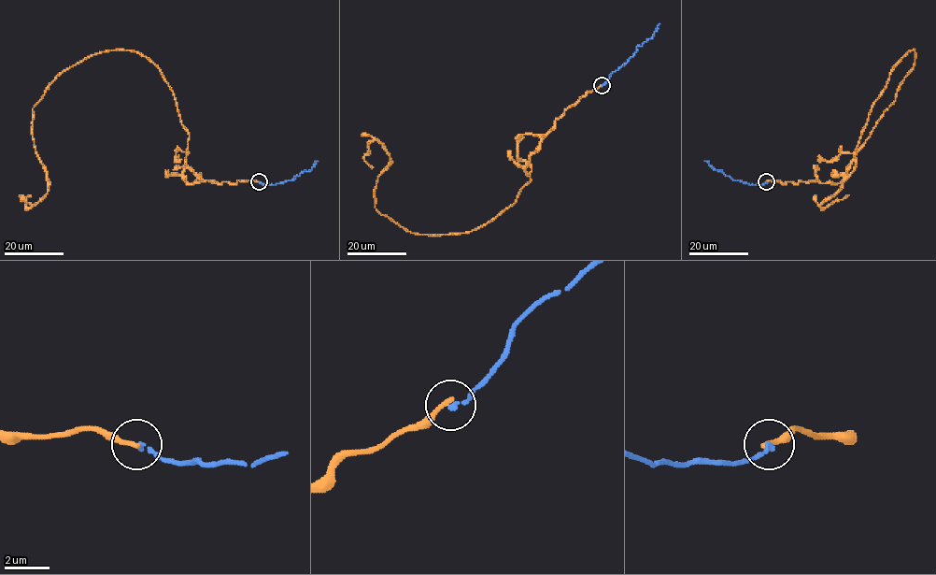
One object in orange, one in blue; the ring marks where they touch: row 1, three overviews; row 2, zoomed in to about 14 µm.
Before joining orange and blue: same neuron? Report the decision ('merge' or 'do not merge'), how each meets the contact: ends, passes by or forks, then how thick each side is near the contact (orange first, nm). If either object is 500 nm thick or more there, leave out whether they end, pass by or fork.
do not merge | orange ends | blue ends | 240/190 nm

